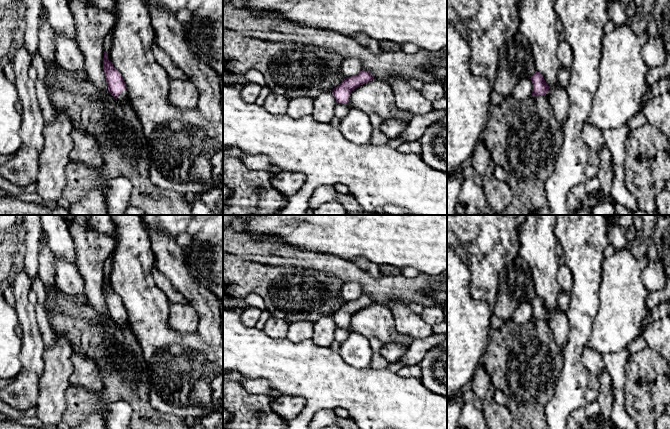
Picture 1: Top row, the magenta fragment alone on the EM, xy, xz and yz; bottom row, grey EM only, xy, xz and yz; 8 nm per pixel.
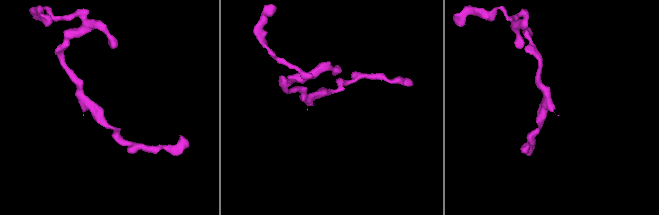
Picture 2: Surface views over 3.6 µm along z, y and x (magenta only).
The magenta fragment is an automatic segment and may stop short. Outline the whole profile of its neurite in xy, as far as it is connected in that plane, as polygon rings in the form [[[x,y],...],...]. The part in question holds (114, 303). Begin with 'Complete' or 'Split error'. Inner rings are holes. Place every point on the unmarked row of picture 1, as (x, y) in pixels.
Split error. [[[104,275],[103,294],[109,317],[120,327],[130,327],[126,308],[121,297],[108,284],[108,278]]]

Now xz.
Split error. [[[362,294],[358,299],[346,301],[337,311],[332,315],[334,322],[337,327],[341,327],[353,332],[351,328],[351,317],[352,315],[371,304],[374,300],[367,295]]]

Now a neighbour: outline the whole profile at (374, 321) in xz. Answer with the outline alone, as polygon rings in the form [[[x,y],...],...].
[[[377,303],[355,312],[351,317],[351,328],[368,339],[379,339],[384,345],[396,343],[408,347],[414,341],[397,331],[392,312]]]

